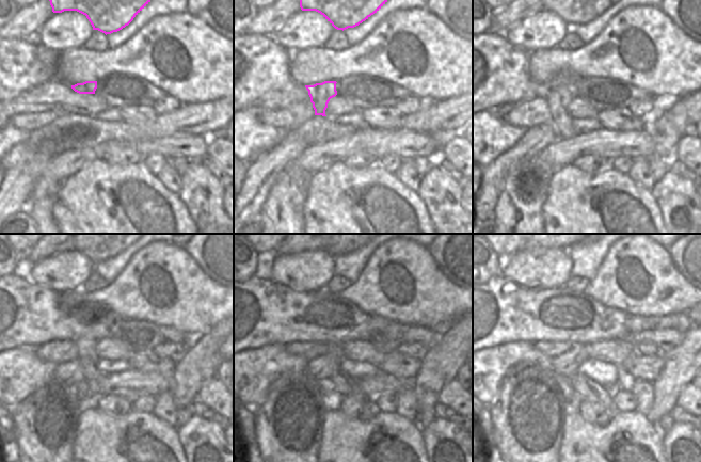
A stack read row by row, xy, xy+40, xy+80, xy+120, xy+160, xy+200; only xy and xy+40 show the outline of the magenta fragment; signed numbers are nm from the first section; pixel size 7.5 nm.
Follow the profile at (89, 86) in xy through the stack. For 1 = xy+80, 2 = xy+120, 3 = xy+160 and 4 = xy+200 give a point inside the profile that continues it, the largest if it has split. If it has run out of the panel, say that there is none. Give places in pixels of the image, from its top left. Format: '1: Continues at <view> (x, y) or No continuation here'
1: Continues at xy+80 (558, 98)
2: Continues at xy+120 (86, 354)
3: Continues at xy+160 (345, 384)
4: Continues at xy+200 (585, 386)

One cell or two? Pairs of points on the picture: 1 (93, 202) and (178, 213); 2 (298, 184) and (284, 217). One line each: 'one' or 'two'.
1: one
2: one

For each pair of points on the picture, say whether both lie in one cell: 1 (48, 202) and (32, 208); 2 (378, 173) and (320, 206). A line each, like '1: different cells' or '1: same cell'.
1: same cell
2: same cell

